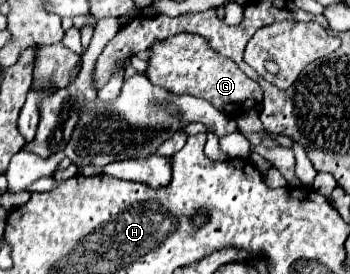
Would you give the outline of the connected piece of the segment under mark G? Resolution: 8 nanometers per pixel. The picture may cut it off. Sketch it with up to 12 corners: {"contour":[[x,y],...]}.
{"contour":[[202,36],[148,48],[146,78],[196,92],[228,118],[252,110],[262,88]]}

